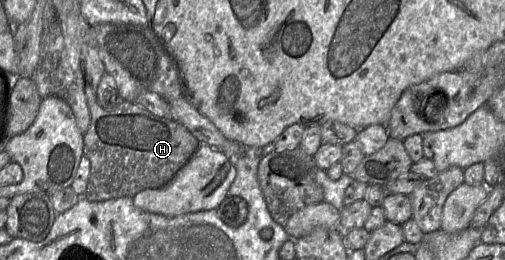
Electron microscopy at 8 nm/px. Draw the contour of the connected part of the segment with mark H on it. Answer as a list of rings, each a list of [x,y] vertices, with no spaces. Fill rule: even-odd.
[[[92,27],[83,37],[81,53],[84,91],[90,114],[89,127],[83,134],[83,155],[90,163],[83,197],[88,201],[104,201],[133,197],[142,190],[164,186],[189,161],[200,142],[182,124],[156,116],[133,102],[121,101],[113,109],[103,109],[97,102],[96,90],[106,71],[95,47]]]

